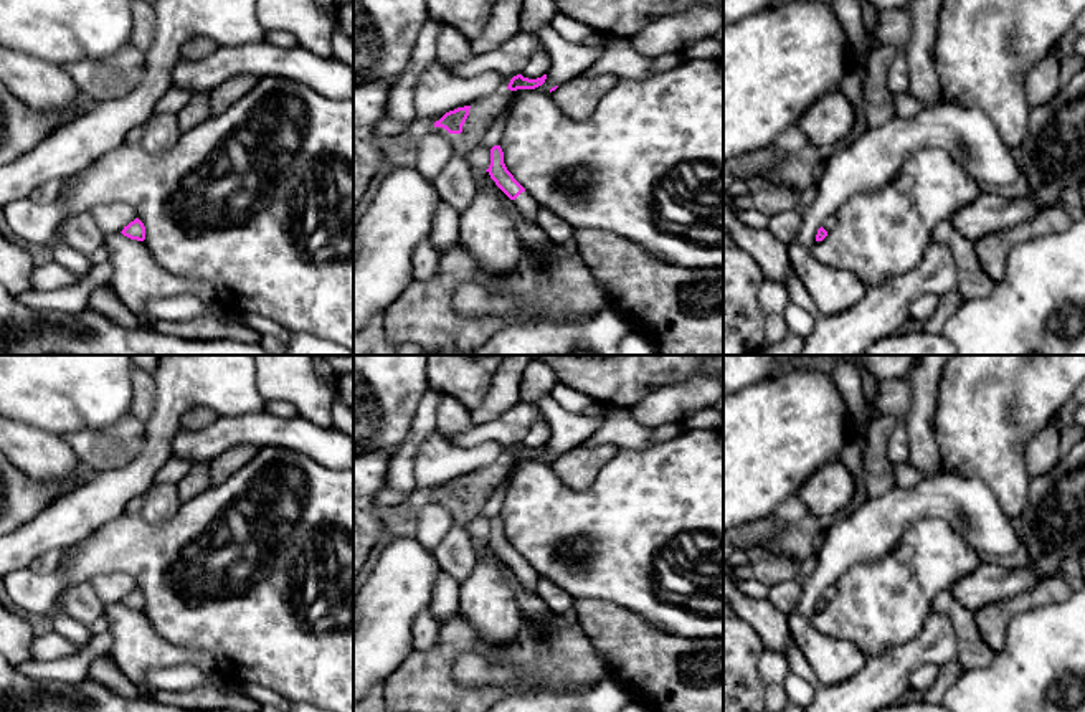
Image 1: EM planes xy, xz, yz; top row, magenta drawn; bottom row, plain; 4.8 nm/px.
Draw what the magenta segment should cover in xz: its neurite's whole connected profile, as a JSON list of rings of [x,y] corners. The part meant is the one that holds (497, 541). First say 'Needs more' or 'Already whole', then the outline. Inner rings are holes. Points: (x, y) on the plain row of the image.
Needs more. [[[494,515],[490,519],[490,535],[486,542],[495,552],[495,555],[515,573],[522,588],[525,588],[527,591],[535,591],[538,573],[525,562],[525,558],[507,540],[500,515]]]

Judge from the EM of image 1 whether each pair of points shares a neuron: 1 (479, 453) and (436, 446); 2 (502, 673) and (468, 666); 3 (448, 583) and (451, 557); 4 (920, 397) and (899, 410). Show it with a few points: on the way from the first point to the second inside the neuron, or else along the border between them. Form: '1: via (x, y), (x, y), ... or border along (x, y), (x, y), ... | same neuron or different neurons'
1: via (469, 455), (446, 455) | same neuron
2: via (494, 673), (476, 669) | same neuron
3: border along (441, 569), (458, 582) | different neurons
4: border along (905, 379), (912, 390), (912, 403), (902, 420) | different neurons

